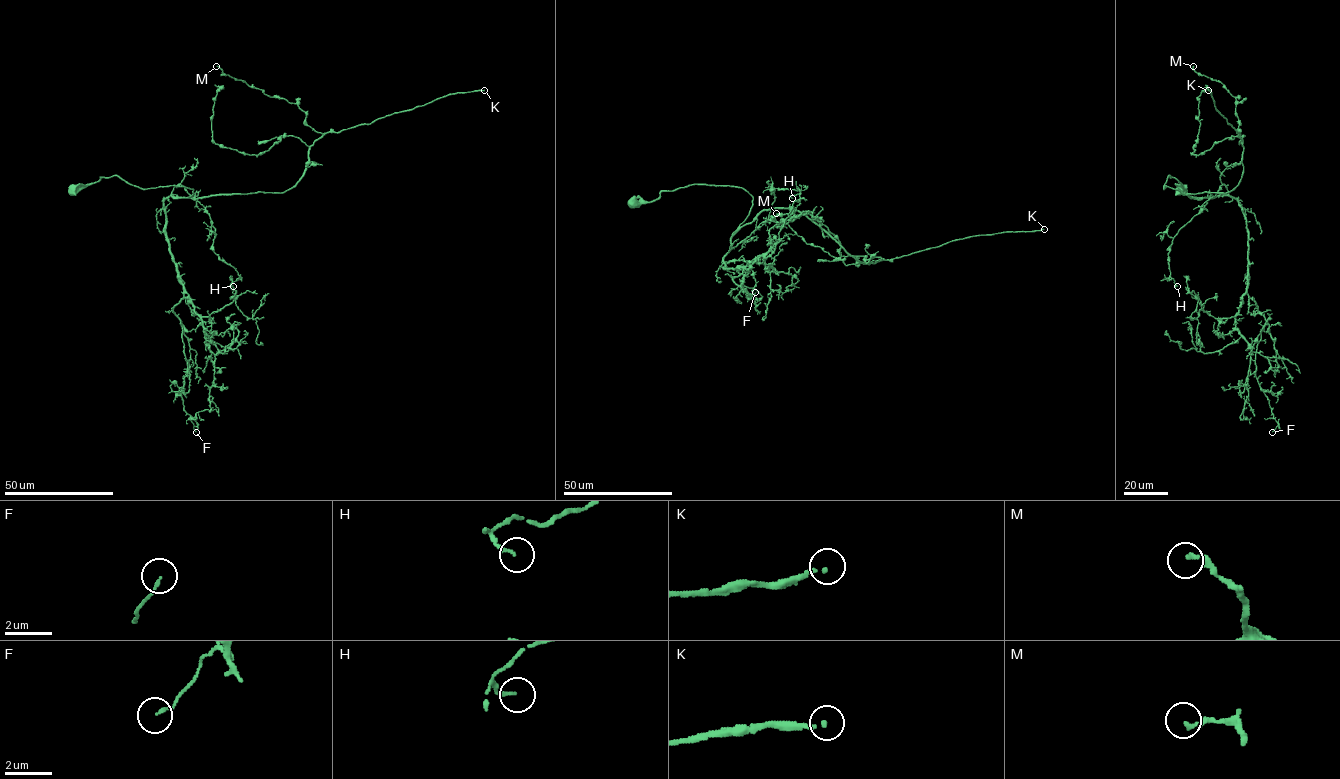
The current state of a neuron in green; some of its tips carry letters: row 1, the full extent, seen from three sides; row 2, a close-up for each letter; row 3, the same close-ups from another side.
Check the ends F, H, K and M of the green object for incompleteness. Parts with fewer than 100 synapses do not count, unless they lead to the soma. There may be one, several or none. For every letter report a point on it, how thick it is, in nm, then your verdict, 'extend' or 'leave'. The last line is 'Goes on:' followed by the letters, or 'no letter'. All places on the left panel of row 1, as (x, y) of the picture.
F: (196, 432) | 110 nm | leave
H: (233, 286) | 140 nm | leave
K: (484, 90) | 160 nm | extend
M: (216, 66) | 200 nm | leave
Goes on: K

